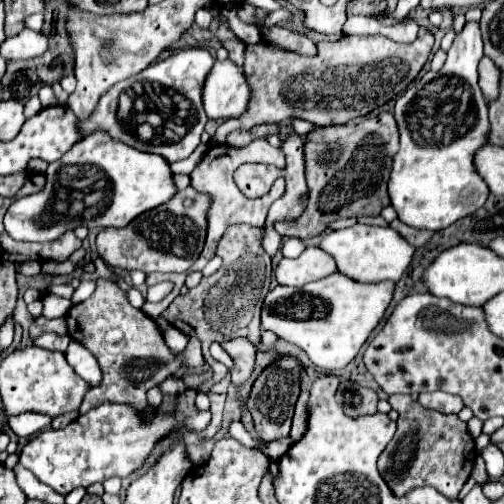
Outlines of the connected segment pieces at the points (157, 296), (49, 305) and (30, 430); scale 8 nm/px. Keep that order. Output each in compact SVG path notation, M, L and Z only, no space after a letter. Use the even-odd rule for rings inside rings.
M165 281L165 283L157 283L157 285L149 287L149 291L147 291L147 301L161 301L171 289L173 289L173 285L171 285L169 281Z
M45 293L41 303L43 303L43 317L47 317L47 319L63 317L69 311L69 307L71 307L71 301L61 299L61 297L53 295L53 293Z
M21 413L17 417L9 417L9 427L17 437L31 437L51 425L51 417L41 413Z

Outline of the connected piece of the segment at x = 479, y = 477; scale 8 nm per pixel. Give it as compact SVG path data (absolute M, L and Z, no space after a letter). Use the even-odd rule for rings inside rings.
M481 457L475 459L475 465L473 465L473 473L471 473L471 477L473 477L479 485L489 483L489 475L487 475L487 471L485 471L485 461L483 461Z

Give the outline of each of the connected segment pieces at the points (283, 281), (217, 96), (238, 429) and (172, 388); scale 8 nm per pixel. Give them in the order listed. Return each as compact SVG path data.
M307 247L295 259L283 257L275 269L275 277L279 285L301 287L305 283L331 275L335 269L337 267L333 265L333 259L327 257L327 253L321 253L321 249L317 247Z
M215 61L203 83L203 109L209 119L239 117L249 103L247 77L235 63Z
M233 421L233 423L229 425L229 433L231 433L231 437L233 437L233 439L237 439L241 445L257 447L257 445L255 445L255 441L253 441L253 437L247 433L247 429L243 427L243 423L241 423L241 421Z
M169 377L165 383L159 383L163 395L175 395L177 391L185 391L185 383L181 379L175 379L175 377Z

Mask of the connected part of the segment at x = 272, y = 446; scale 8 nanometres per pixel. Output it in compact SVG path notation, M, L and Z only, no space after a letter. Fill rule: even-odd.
M287 439L287 441L273 441L273 443L269 443L269 447L265 447L265 453L267 453L269 459L277 461L287 449L289 449L289 439Z

